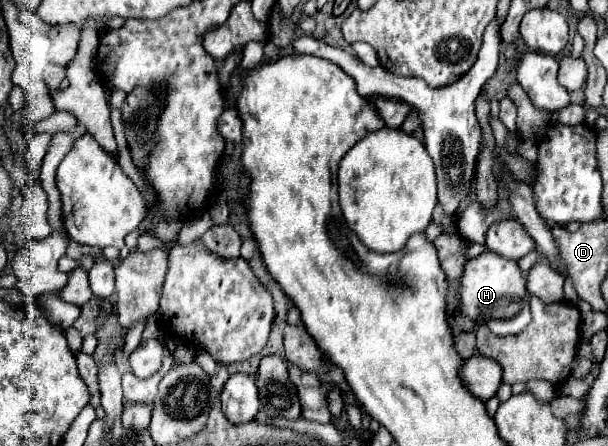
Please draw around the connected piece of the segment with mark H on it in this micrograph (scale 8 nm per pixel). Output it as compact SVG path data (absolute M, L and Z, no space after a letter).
M485 252L477 258L467 260L461 278L459 308L471 316L475 322L483 322L495 334L519 334L531 322L529 312L529 292L525 272L515 260L497 256L495 252Z

